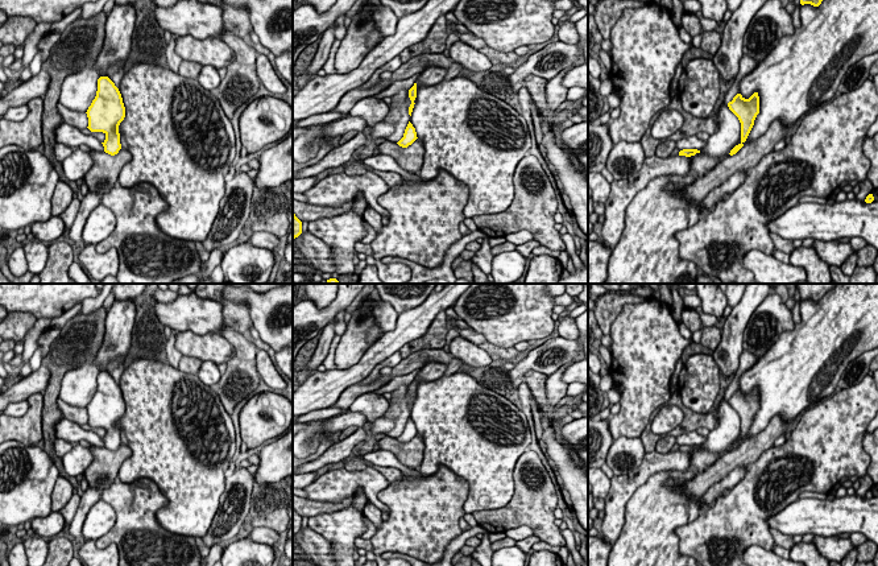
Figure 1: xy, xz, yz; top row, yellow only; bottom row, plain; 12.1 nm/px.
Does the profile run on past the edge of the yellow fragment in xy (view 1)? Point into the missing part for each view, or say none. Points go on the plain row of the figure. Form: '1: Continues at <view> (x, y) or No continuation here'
1: No continuation here

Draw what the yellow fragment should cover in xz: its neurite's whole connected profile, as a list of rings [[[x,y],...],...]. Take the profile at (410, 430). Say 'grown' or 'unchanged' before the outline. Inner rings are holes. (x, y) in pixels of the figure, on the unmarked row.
unchanged; [[[409,417],[403,433],[397,438],[399,442],[402,443],[407,443],[409,441],[411,441],[415,435],[417,435],[417,427],[415,424],[413,422],[413,420]]]

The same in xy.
unchanged; [[[108,372],[98,375],[96,392],[87,405],[88,425],[103,427],[104,447],[115,451],[121,445],[119,421],[125,413],[125,402],[121,389]]]

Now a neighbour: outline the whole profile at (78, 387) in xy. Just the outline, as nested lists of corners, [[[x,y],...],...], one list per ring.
[[[98,354],[83,365],[69,371],[62,380],[58,398],[76,408],[87,408],[98,387]]]

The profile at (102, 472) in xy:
[[[123,443],[115,451],[91,445],[90,449],[94,459],[84,471],[84,478],[88,487],[95,487],[103,492],[115,483],[123,462],[131,458],[132,451]]]

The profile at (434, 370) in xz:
[[[431,362],[426,364],[419,372],[417,373],[417,388],[421,383],[424,381],[434,381],[444,375],[447,369],[447,364],[442,364],[438,362]]]

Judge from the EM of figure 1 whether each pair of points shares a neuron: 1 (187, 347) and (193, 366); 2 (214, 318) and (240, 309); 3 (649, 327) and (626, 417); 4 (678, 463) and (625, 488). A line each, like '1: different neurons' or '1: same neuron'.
1: different neurons
2: different neurons
3: same neuron
4: same neuron

